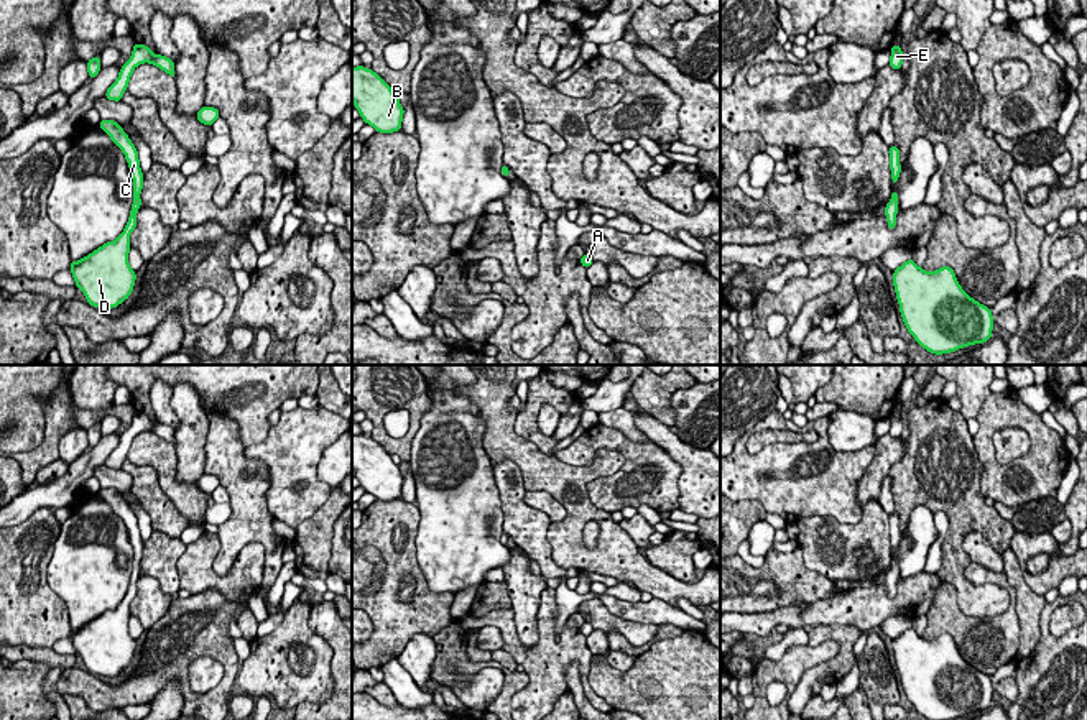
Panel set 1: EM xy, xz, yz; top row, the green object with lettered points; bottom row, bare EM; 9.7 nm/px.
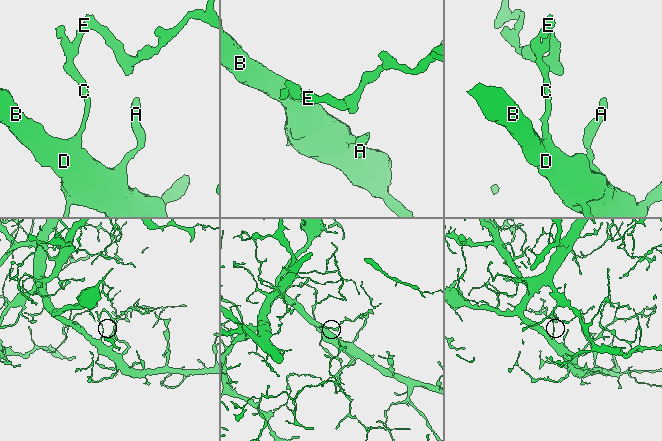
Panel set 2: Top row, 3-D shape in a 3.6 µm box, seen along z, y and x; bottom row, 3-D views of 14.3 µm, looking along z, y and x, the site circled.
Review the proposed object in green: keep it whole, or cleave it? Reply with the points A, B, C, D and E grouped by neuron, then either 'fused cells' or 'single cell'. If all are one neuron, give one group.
A B C D E | single cell

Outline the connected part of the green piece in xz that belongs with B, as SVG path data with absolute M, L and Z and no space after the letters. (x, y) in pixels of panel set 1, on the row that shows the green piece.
M352 67L352 102L360 118L377 132L401 132L405 108L391 87L372 69Z

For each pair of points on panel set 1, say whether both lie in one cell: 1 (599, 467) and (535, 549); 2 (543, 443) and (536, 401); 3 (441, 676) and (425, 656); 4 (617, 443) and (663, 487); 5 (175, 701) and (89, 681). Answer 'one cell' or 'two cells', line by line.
1: two cells
2: one cell
3: two cells
4: one cell
5: two cells

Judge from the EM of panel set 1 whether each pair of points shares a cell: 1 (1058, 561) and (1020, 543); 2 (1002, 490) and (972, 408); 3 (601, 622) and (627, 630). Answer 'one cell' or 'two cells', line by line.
1: one cell
2: two cells
3: one cell

